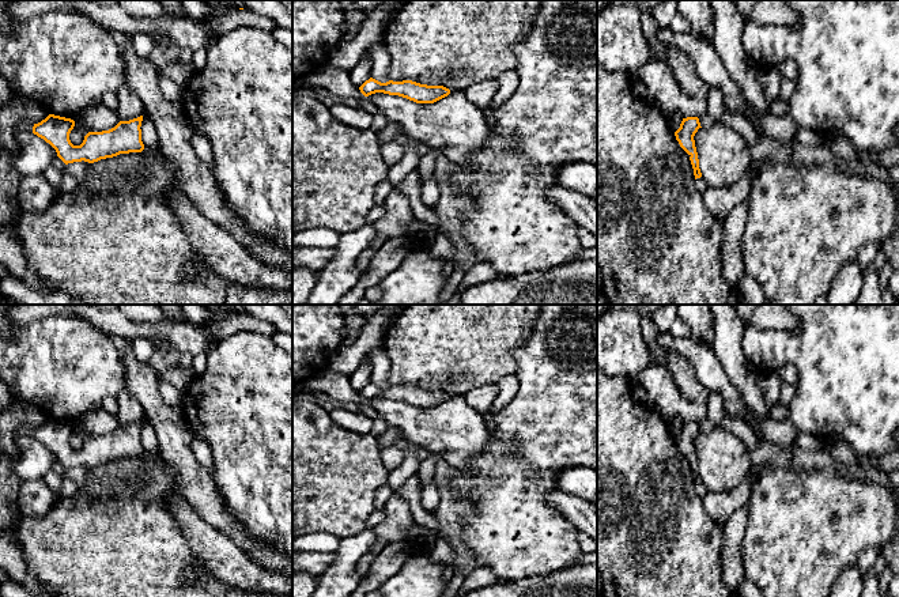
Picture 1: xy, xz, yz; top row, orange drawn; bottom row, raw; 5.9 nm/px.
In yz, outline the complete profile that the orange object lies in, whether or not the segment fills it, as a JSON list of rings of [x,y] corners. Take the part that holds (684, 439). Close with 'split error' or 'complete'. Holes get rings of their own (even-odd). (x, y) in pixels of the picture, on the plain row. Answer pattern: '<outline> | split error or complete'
[[[687,422],[687,423],[683,423],[680,432],[675,437],[675,441],[680,451],[688,458],[692,473],[694,473],[695,491],[700,498],[703,498],[707,494],[707,490],[702,483],[698,457],[696,457],[695,445],[694,445],[694,441],[699,432],[702,431],[698,422]]] | split error

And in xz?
[[[373,382],[366,385],[360,392],[360,397],[369,401],[375,397],[398,400],[416,408],[434,408],[450,398],[450,394],[443,390],[427,390],[412,385],[381,388]]] | complete

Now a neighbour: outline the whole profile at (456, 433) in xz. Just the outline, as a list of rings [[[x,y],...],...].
[[[452,394],[447,401],[434,408],[416,408],[384,397],[371,398],[367,403],[389,427],[398,428],[403,438],[445,460],[453,469],[471,469],[473,460],[481,456],[488,445],[488,430],[483,415],[471,408],[461,394]]]

